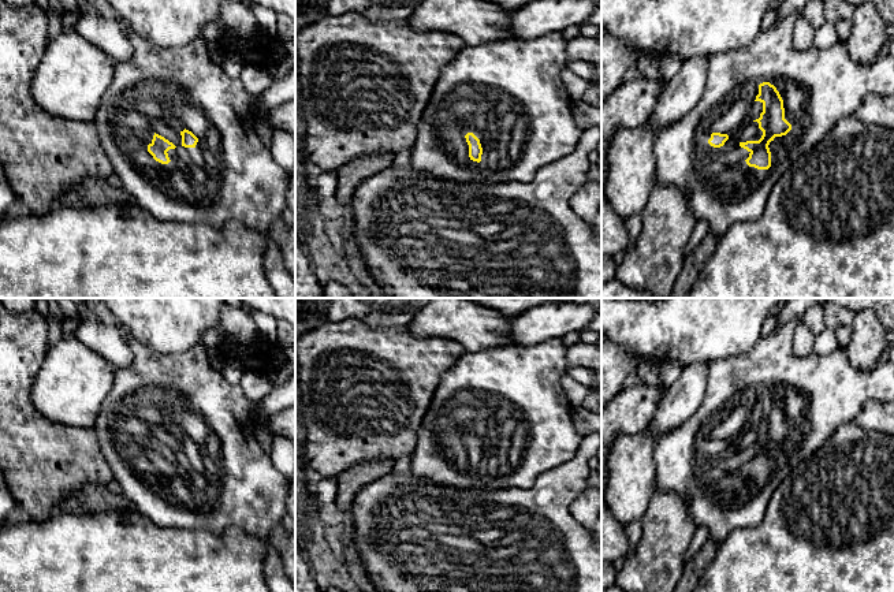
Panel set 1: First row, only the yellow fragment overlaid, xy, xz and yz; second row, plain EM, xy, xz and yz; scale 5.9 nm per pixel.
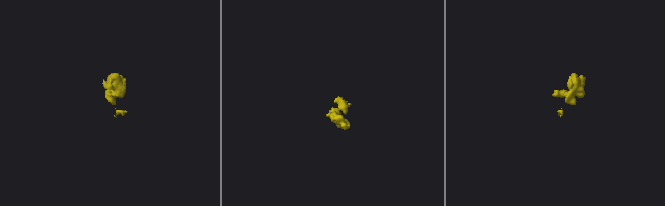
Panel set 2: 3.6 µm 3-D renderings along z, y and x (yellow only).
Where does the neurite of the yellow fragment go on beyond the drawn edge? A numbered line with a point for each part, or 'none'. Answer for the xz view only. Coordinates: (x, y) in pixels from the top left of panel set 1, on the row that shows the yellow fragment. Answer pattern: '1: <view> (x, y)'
1: xz (510, 95)

